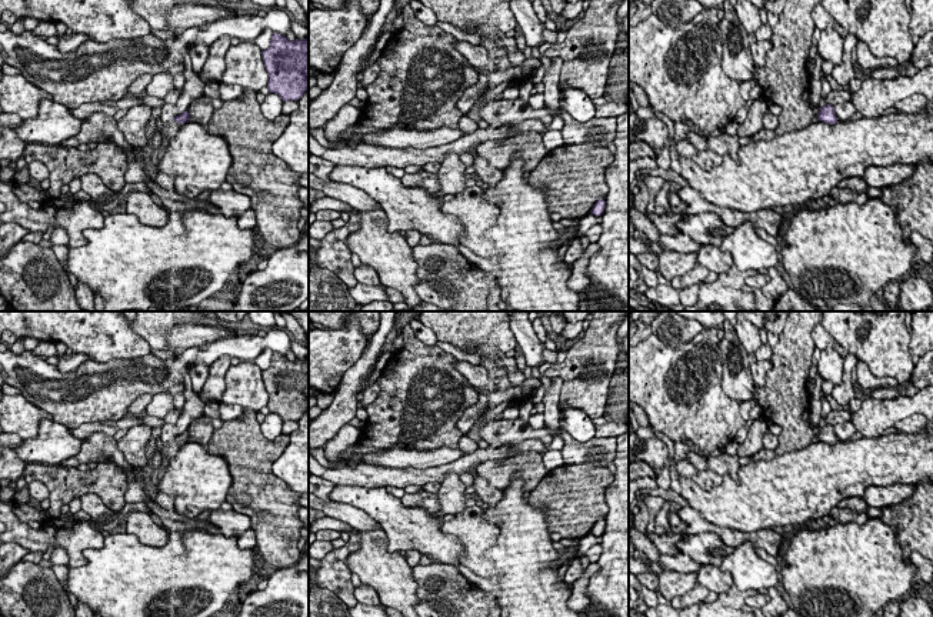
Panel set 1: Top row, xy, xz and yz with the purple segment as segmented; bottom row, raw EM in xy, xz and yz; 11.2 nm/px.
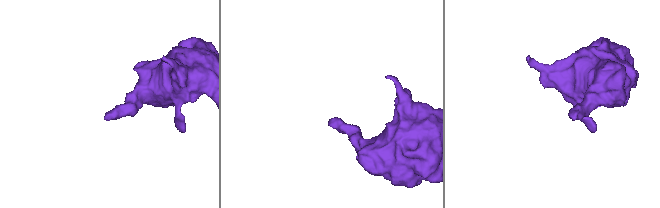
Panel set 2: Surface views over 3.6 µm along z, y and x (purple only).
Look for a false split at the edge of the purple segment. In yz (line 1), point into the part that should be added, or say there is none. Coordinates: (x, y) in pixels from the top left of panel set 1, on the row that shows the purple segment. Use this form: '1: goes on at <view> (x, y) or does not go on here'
1: does not go on here

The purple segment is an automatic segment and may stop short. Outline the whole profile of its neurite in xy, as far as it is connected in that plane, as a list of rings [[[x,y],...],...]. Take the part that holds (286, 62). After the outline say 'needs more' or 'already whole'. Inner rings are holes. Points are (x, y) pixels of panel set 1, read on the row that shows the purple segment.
[[[273,33],[270,47],[261,50],[261,57],[269,74],[269,91],[283,101],[300,100],[309,89],[309,37],[290,41]]]; already whole

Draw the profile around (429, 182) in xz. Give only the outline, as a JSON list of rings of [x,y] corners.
[[[424,170],[417,173],[404,173],[400,181],[406,187],[421,187],[429,193],[440,190],[440,181],[437,174]]]

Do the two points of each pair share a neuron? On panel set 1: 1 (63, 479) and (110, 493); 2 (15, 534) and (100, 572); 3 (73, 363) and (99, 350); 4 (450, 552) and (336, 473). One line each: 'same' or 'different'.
1: same
2: different
3: different
4: different

